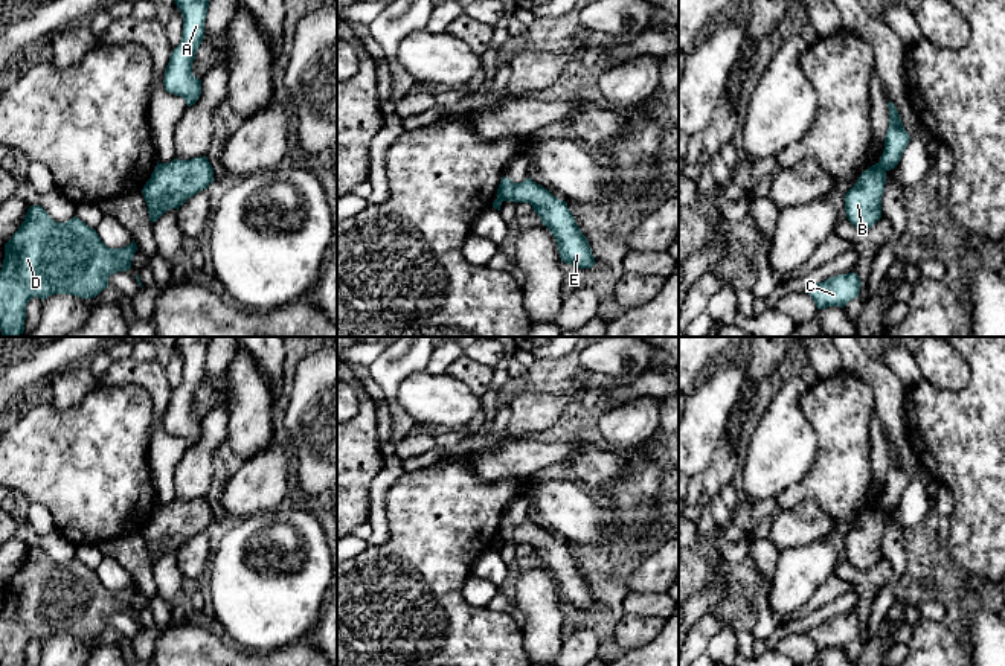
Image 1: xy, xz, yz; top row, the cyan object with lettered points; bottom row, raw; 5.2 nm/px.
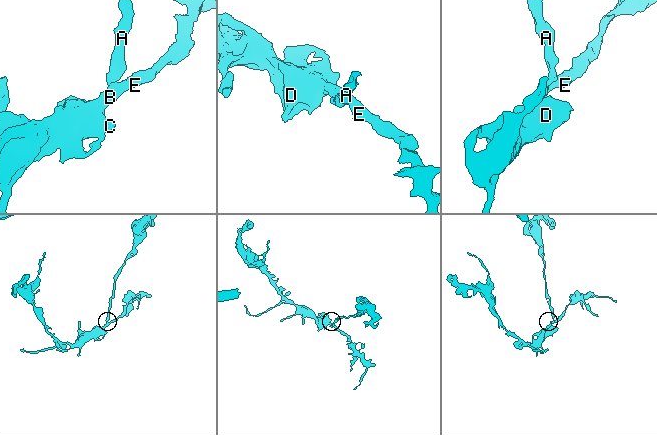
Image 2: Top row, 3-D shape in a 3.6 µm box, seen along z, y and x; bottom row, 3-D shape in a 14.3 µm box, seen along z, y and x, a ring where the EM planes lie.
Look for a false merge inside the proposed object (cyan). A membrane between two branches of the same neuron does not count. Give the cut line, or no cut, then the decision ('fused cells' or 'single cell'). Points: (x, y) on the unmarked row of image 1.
cut in yz along (879, 503), (885, 514); fused cells

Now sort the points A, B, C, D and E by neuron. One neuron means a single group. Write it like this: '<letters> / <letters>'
A / B C D E

